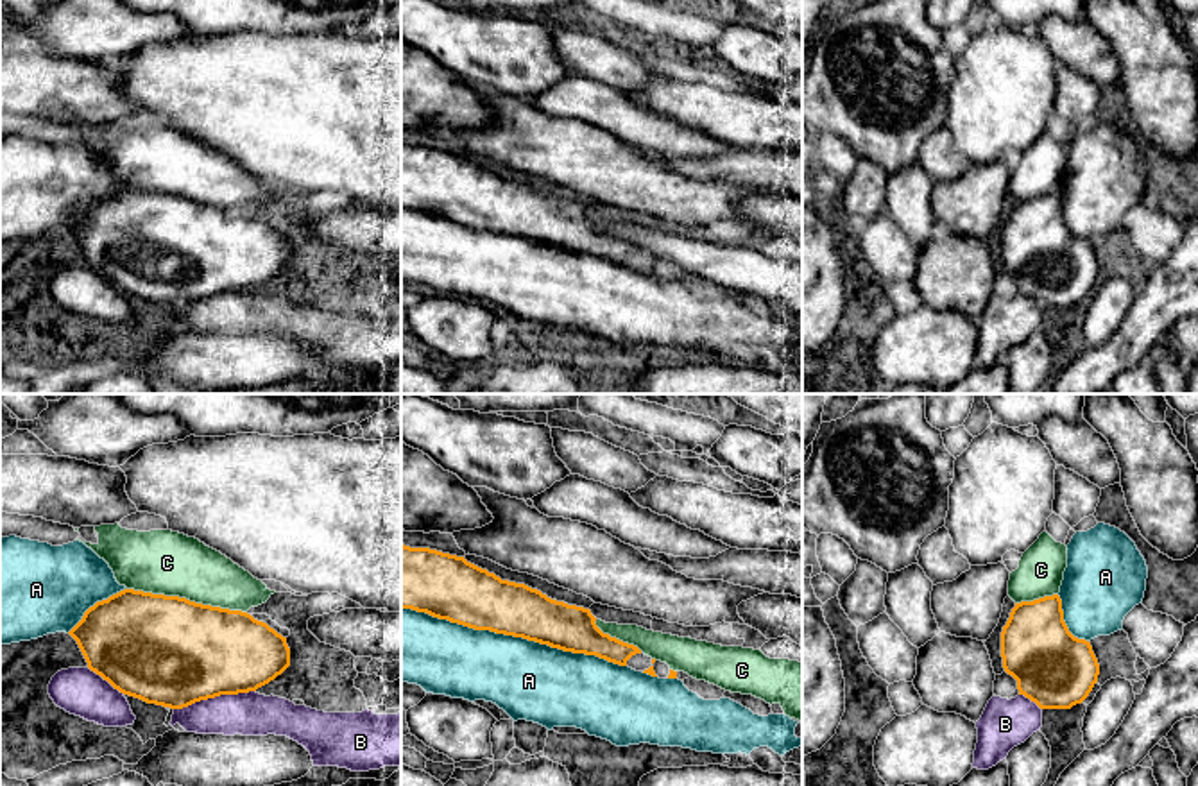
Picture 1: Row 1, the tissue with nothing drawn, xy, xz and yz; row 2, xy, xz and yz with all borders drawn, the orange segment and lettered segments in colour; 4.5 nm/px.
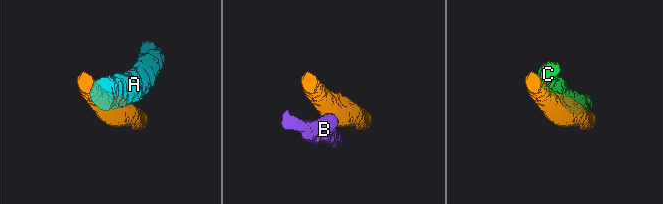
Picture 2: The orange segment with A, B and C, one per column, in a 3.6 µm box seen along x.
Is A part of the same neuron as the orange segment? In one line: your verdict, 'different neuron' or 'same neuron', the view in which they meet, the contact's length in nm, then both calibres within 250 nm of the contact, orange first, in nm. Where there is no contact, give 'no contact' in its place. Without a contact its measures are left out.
different neuron; contact in xz; length 1050 nm; calibres 260 and 360 nm

